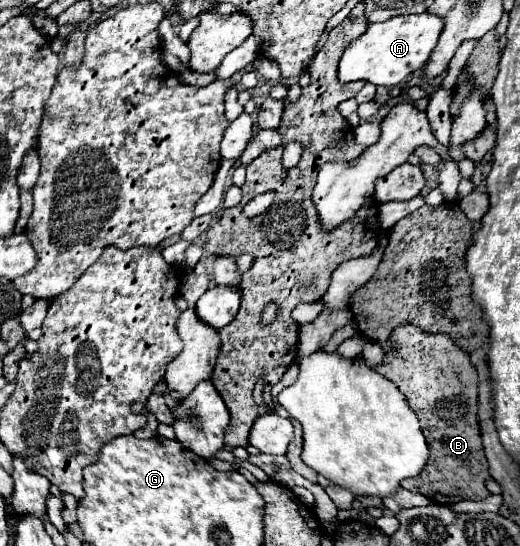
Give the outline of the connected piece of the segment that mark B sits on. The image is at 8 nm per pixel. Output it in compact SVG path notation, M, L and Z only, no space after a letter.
M413 324L399 326L393 330L393 342L397 344L395 354L385 354L385 364L375 366L383 376L387 376L401 392L405 394L409 406L419 416L425 440L429 444L429 462L425 464L423 472L417 478L407 478L401 482L403 488L411 492L419 492L427 496L433 504L457 504L461 500L485 500L489 496L489 490L485 488L485 482L491 478L487 468L487 458L483 454L481 444L481 432L477 424L477 370L469 362L469 354L463 352L449 336L445 334L429 334Z

